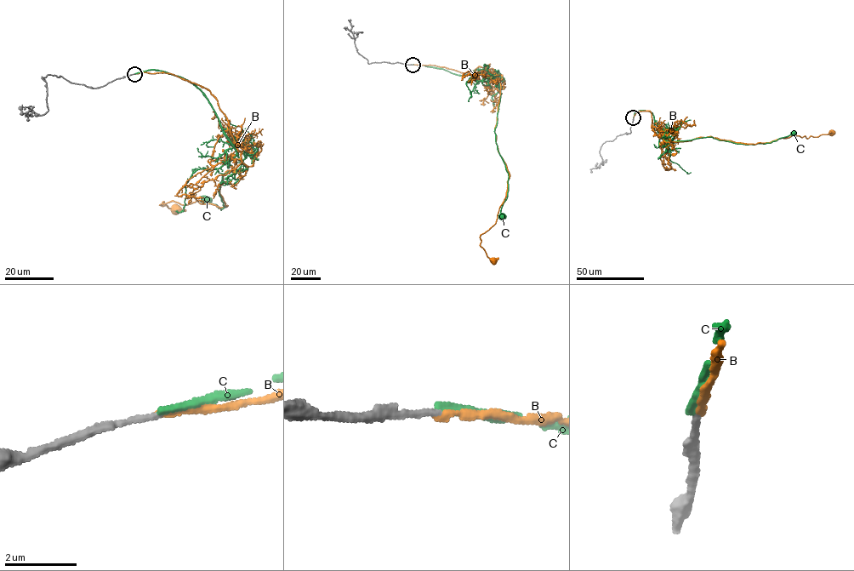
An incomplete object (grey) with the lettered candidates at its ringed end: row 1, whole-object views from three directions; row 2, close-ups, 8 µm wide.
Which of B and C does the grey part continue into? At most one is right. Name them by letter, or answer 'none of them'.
B

